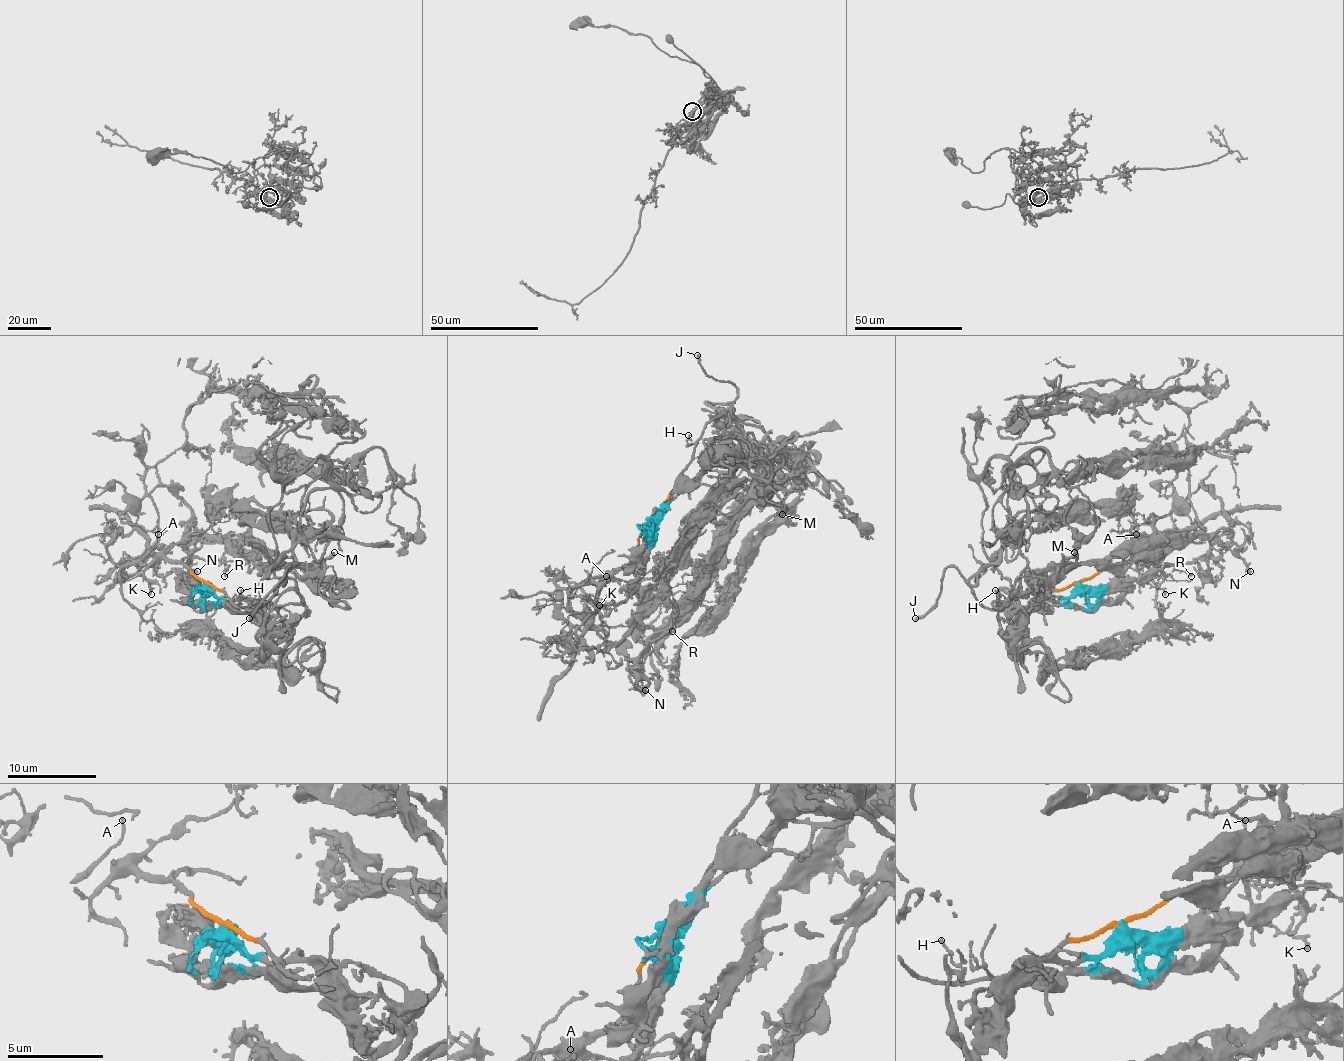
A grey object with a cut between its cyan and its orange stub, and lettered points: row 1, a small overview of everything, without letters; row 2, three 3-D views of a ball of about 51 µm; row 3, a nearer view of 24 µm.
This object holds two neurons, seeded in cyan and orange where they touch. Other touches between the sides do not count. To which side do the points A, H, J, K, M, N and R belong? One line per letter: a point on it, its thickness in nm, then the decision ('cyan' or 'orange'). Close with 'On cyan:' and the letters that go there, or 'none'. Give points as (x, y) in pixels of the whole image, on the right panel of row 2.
A: (1136, 534) | 140 nm | orange
H: (995, 590) | 130 nm | orange
J: (915, 618) | 240 nm | orange
K: (1165, 594) | 130 nm | orange
M: (1074, 552) | 200 nm | cyan
N: (1250, 571) | 150 nm | cyan
R: (1191, 576) | 150 nm | orange
On cyan: M, N

